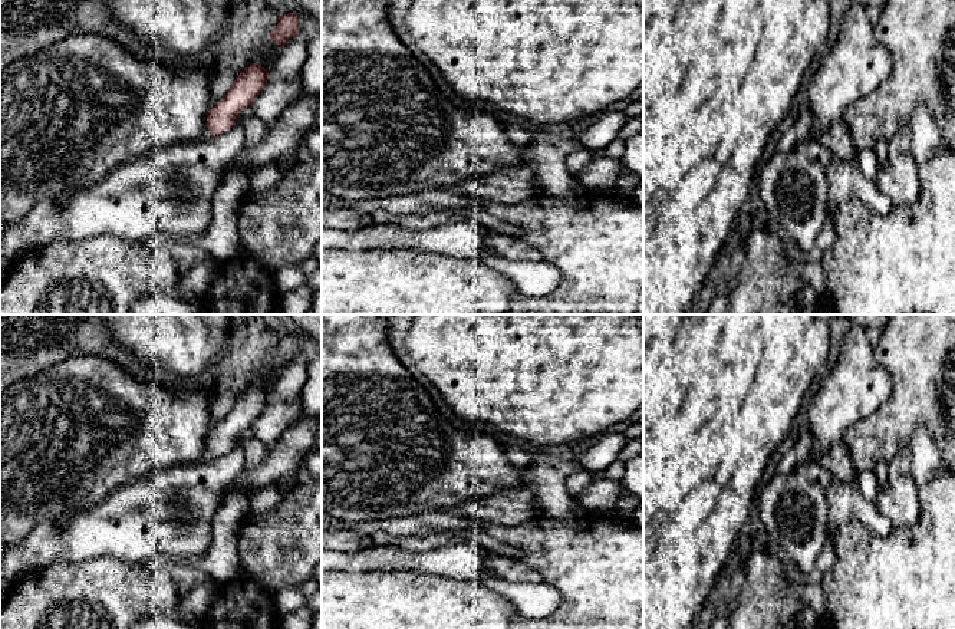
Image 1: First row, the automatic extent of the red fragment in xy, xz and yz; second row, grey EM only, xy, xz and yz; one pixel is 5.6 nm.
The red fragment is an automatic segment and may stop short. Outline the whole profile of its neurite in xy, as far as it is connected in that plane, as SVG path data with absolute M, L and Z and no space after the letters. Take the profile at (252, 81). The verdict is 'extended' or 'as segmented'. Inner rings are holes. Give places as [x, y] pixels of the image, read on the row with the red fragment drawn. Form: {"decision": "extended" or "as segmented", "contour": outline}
{"decision": "extended", "contour": "M258 63L247 66L234 80L228 93L207 113L205 129L197 141L211 141L228 132L241 112L253 105L269 82L269 70Z"}

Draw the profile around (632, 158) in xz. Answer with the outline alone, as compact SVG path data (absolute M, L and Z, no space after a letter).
M643 132L625 141L625 152L620 159L623 168L633 171L643 180Z

